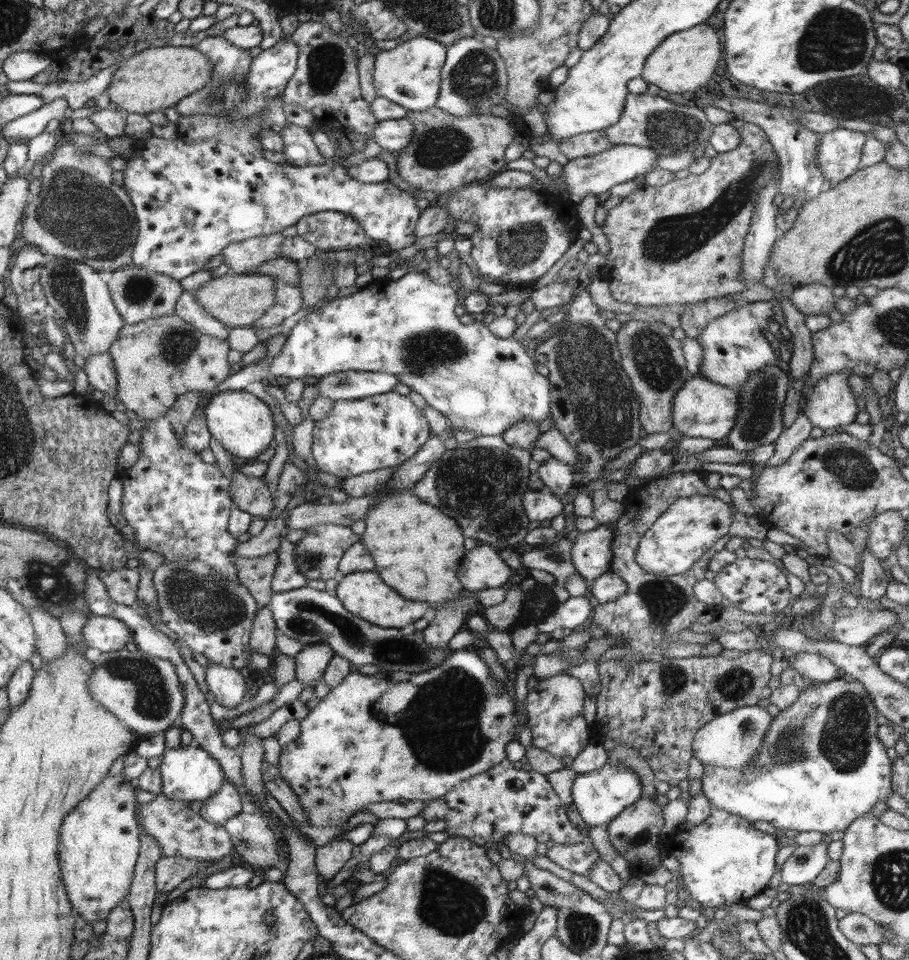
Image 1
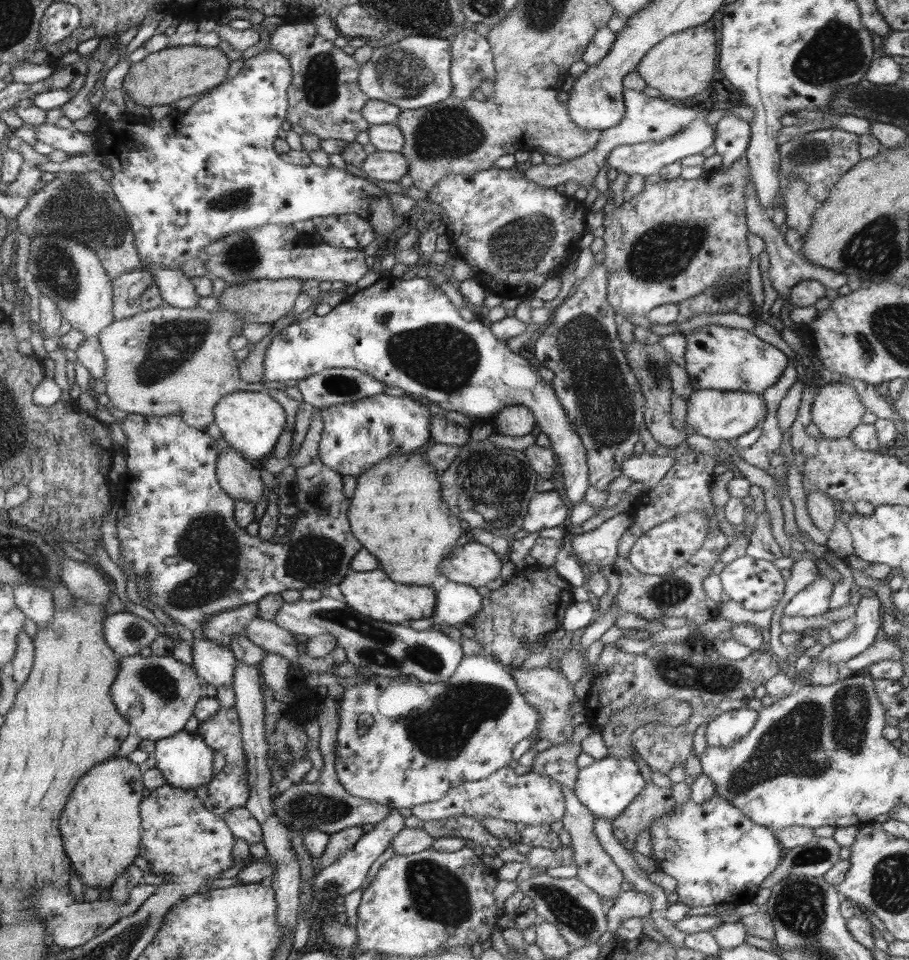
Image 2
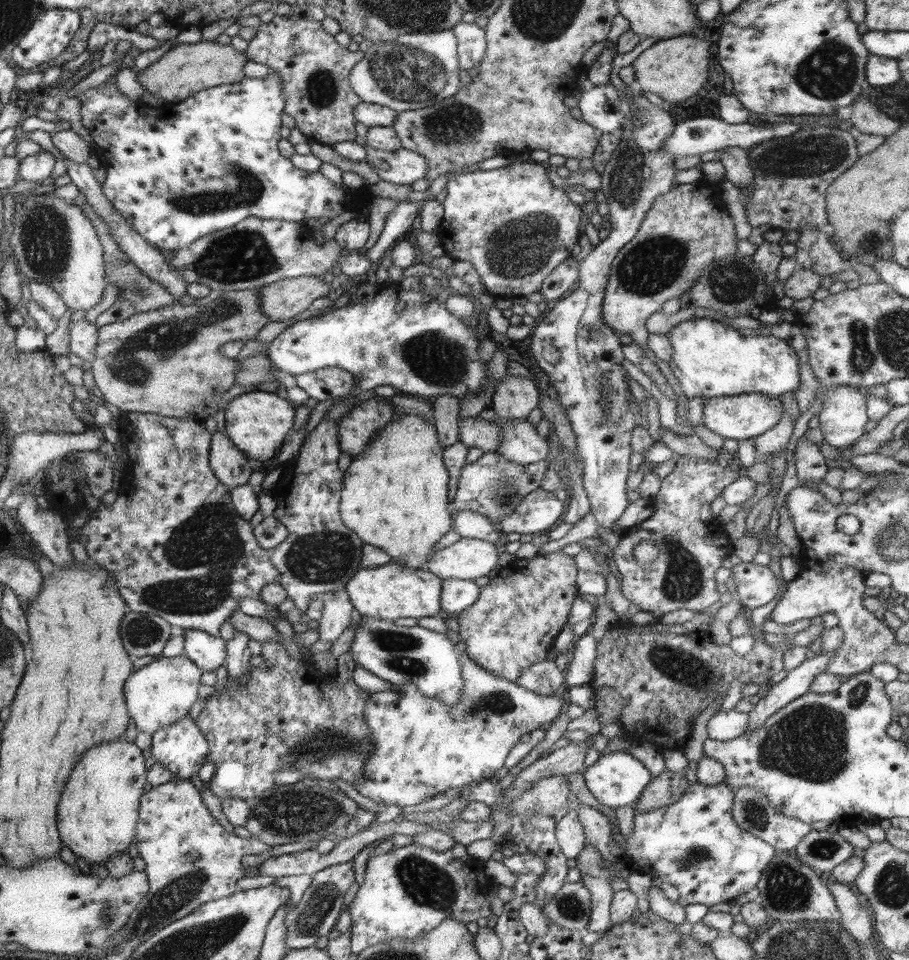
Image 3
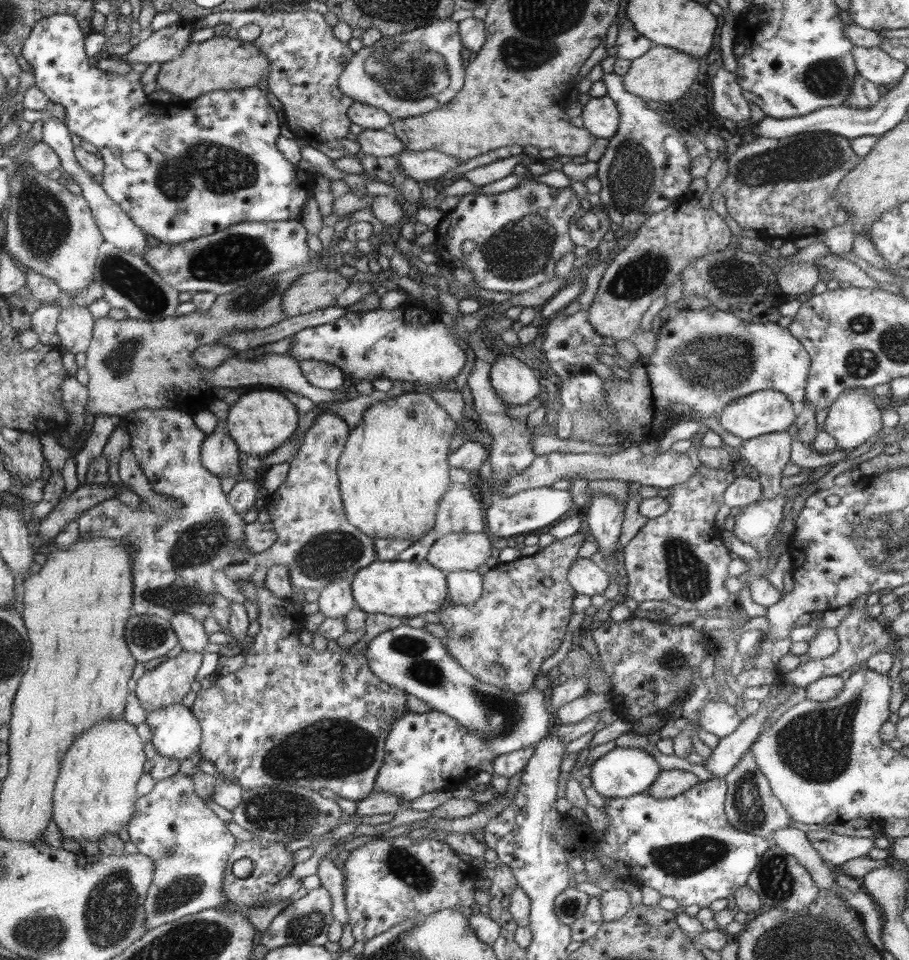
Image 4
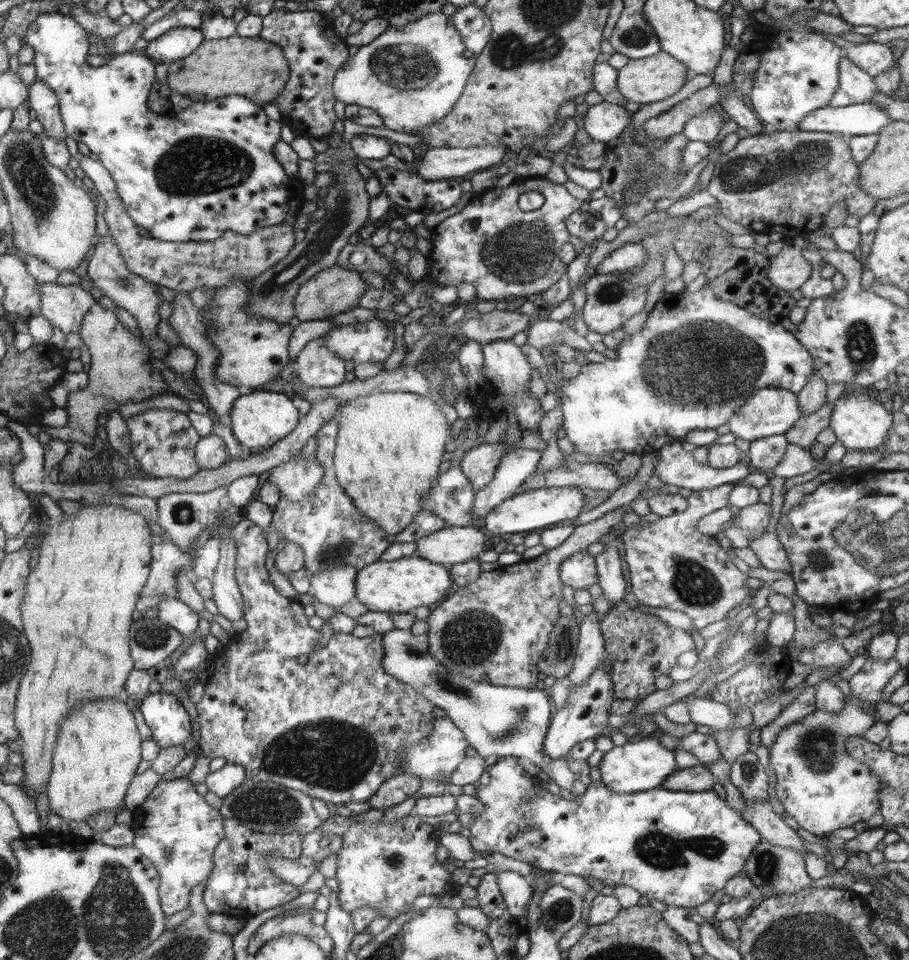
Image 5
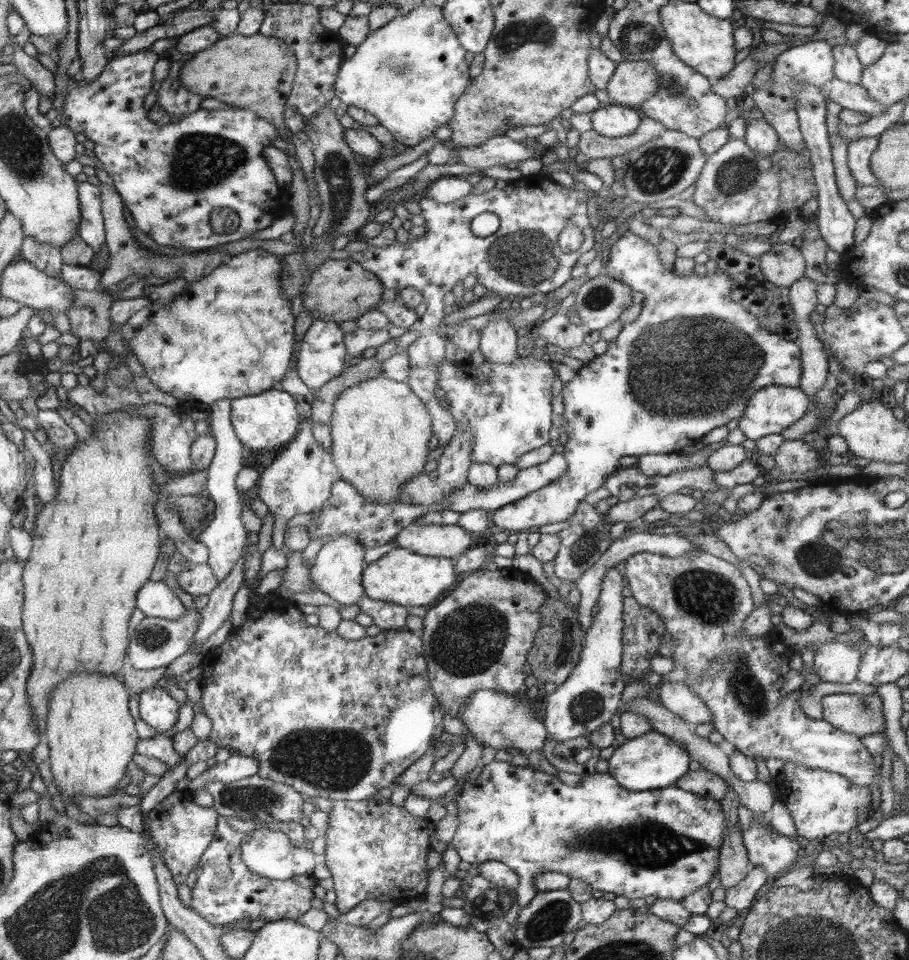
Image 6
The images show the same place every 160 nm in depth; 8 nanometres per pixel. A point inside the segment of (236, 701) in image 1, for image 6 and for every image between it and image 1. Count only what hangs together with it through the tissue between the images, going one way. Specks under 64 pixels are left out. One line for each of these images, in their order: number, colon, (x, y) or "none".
2: (215, 663)
3: (209, 652)
4: (190, 630)
5: (171, 610)
6: (156, 599)

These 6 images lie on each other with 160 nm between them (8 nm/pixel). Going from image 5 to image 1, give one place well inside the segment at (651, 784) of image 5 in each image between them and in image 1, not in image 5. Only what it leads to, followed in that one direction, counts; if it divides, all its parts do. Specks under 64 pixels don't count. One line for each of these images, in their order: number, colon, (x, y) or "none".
1: (600, 796)
2: (606, 787)
3: (616, 779)
4: (623, 772)

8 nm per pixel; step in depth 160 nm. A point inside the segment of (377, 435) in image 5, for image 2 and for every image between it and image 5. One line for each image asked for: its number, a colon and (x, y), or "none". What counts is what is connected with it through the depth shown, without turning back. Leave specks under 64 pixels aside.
2: (397, 511)
3: (395, 493)
4: (393, 474)

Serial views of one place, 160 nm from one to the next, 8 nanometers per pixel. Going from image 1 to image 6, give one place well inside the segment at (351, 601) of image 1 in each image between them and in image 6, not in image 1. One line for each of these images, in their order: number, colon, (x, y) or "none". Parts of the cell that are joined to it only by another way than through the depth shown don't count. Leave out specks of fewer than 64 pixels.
2: (374, 594)
3: (388, 592)
4: (398, 588)
5: (402, 585)
6: (404, 577)

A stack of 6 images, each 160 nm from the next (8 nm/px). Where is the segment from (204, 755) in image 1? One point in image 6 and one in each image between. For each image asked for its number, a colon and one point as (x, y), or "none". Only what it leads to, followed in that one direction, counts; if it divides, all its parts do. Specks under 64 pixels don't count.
2: (185, 759)
3: (182, 748)
4: (177, 732)
5: (170, 725)
6: (156, 707)

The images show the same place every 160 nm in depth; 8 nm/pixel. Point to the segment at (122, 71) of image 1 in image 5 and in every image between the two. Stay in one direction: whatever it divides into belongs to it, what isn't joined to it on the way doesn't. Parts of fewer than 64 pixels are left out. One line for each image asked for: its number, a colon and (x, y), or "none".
2: (165, 76)
3: (186, 69)
4: (221, 63)
5: (252, 67)

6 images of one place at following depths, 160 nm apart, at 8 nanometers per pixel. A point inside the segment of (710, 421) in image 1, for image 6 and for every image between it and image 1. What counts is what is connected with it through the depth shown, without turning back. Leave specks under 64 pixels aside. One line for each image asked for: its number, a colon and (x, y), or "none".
2: (716, 414)
3: (745, 416)
4: (766, 411)
5: (769, 412)
6: (771, 410)

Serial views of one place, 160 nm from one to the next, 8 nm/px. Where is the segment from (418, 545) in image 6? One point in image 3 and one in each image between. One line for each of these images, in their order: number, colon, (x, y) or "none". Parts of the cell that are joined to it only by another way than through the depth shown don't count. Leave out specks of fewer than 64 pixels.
3: (469, 558)
4: (462, 551)
5: (453, 545)

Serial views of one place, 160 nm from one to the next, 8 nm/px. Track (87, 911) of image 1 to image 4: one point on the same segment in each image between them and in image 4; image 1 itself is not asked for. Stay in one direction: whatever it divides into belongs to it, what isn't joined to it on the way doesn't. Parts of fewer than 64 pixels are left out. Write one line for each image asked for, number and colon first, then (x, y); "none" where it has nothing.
2: (100, 826)
3: (98, 811)
4: (96, 790)

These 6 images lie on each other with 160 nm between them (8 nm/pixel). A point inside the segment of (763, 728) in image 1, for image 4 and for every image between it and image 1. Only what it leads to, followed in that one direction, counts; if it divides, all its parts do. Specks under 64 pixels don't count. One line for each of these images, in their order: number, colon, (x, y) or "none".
2: (728, 728)
3: (723, 726)
4: (720, 719)

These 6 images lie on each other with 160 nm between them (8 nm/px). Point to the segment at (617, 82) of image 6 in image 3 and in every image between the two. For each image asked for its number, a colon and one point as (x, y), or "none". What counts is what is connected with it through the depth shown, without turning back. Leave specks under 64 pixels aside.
3: (675, 69)
4: (663, 74)
5: (645, 80)

